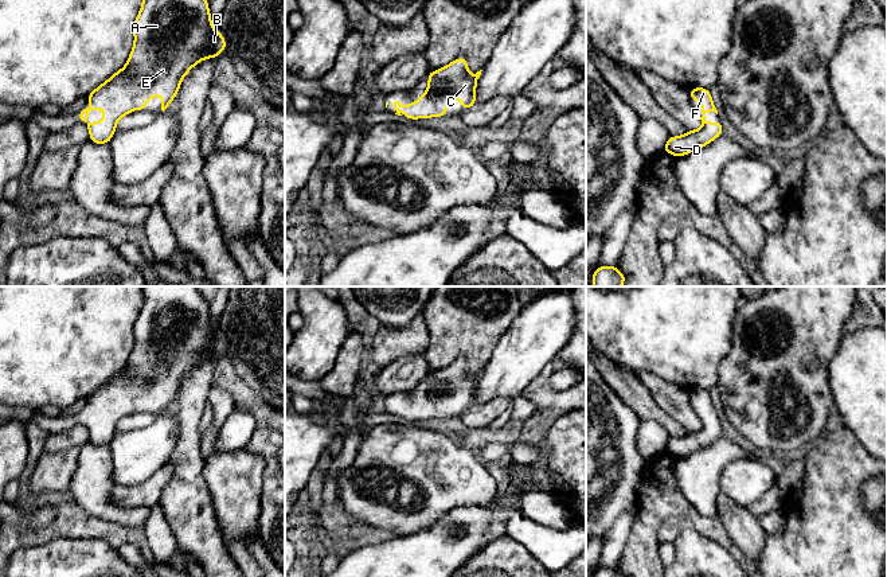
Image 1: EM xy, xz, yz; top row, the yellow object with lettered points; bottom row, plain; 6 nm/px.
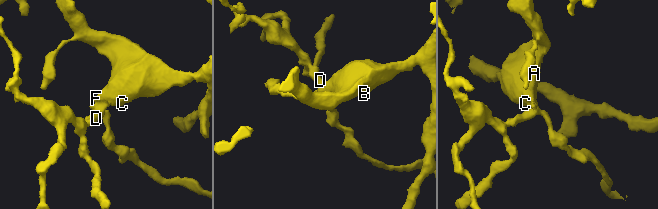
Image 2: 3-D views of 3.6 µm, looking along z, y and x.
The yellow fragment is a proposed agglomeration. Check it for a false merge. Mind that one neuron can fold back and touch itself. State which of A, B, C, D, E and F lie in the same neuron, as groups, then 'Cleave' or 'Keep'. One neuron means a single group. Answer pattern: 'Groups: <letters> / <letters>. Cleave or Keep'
Groups: A B C D E F. Keep

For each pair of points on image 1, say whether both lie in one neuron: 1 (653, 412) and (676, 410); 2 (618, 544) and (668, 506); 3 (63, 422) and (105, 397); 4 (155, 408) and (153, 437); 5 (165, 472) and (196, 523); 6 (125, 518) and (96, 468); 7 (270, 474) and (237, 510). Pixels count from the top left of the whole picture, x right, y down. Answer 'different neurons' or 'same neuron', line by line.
1: different neurons
2: different neurons
3: same neuron
4: different neurons
5: different neurons
6: same neuron
7: different neurons

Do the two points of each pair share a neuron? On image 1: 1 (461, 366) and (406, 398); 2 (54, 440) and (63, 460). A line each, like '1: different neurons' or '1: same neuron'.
1: same neuron
2: different neurons

